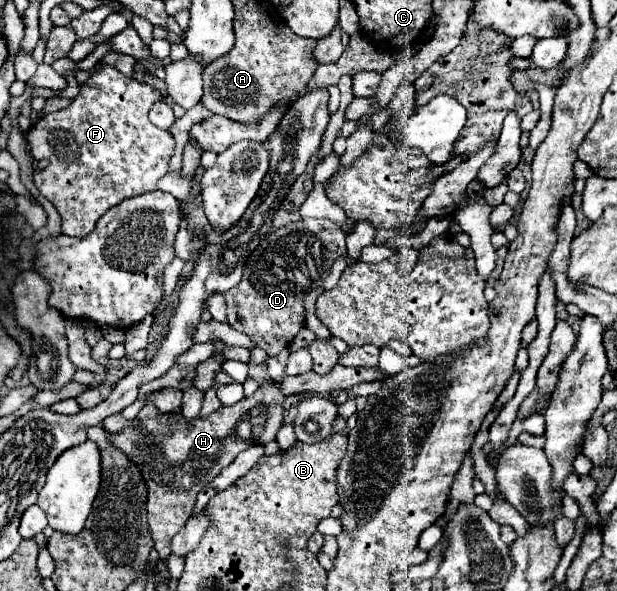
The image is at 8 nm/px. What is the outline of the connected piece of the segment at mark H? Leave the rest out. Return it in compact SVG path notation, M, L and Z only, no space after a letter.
M266 382L252 398L244 398L234 406L220 406L210 416L194 418L190 424L182 414L170 416L170 432L164 430L162 414L156 414L152 418L136 418L136 426L108 436L114 448L134 460L148 486L148 526L160 560L166 562L172 554L170 540L190 518L198 492L242 450L276 440L276 434L284 424L282 404L284 396L280 386Z

